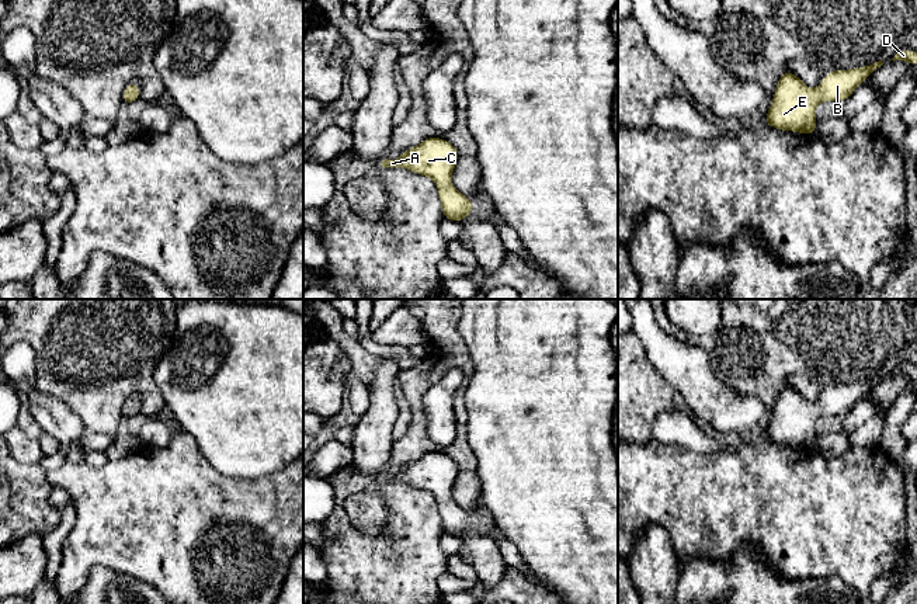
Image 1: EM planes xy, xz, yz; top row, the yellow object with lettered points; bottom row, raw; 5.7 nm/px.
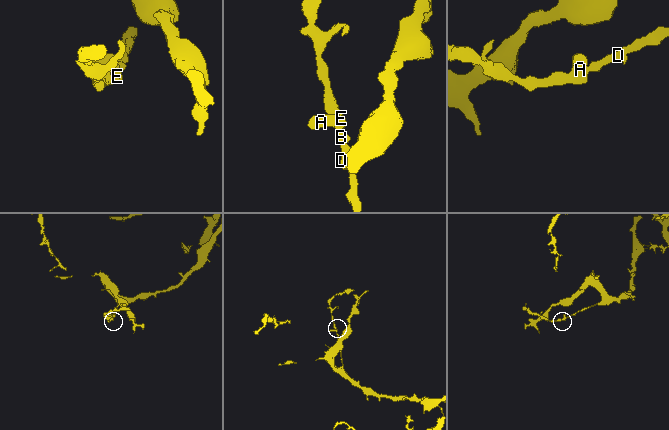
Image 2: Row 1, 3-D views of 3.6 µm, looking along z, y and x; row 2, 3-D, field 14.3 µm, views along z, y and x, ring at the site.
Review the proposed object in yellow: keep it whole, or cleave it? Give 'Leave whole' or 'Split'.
Leave whole

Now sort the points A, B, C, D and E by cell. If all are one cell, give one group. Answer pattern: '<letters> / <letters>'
A B C D E

